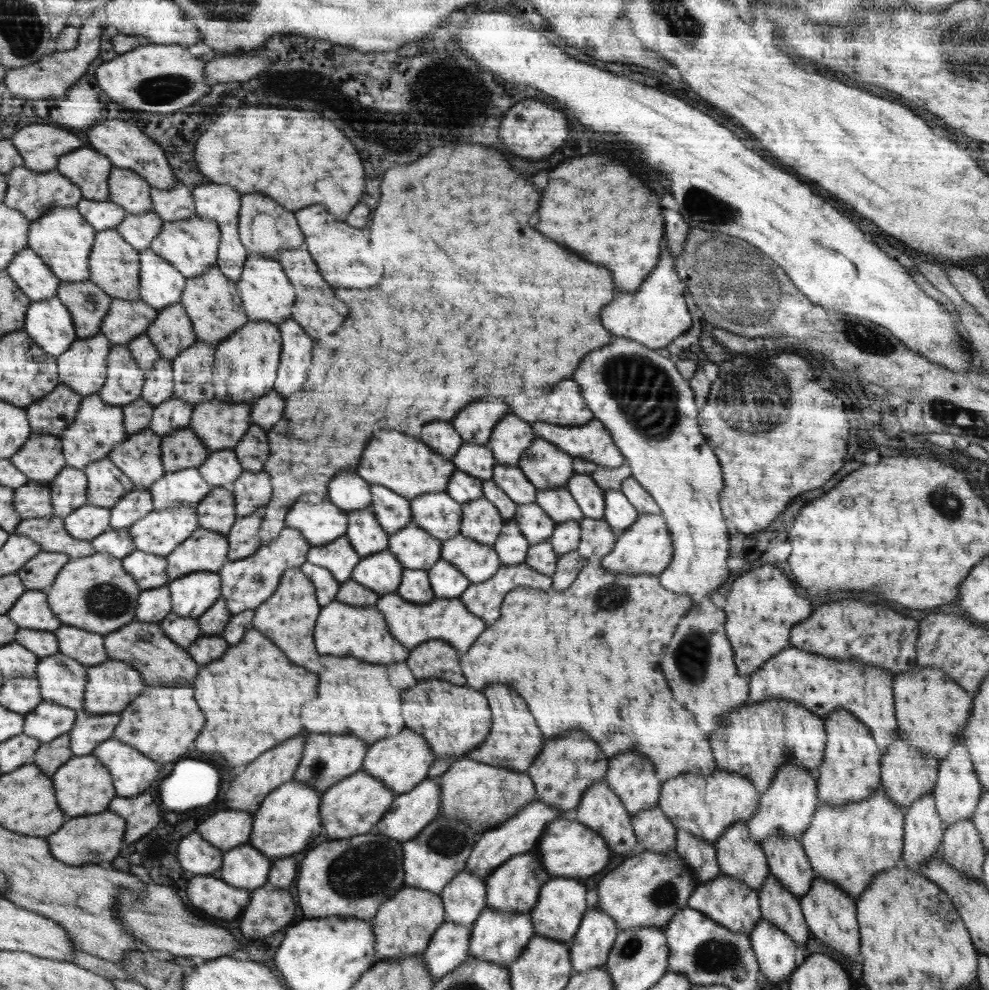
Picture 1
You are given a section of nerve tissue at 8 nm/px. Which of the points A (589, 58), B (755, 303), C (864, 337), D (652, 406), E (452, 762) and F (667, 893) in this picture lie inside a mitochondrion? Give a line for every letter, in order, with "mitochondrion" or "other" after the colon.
A: other
B: mitochondrion
C: mitochondrion
D: mitochondrion
E: other
F: mitochondrion

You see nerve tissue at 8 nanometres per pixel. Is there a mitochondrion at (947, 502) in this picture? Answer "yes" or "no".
yes

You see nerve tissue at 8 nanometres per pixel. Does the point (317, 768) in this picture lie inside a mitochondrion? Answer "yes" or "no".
yes

